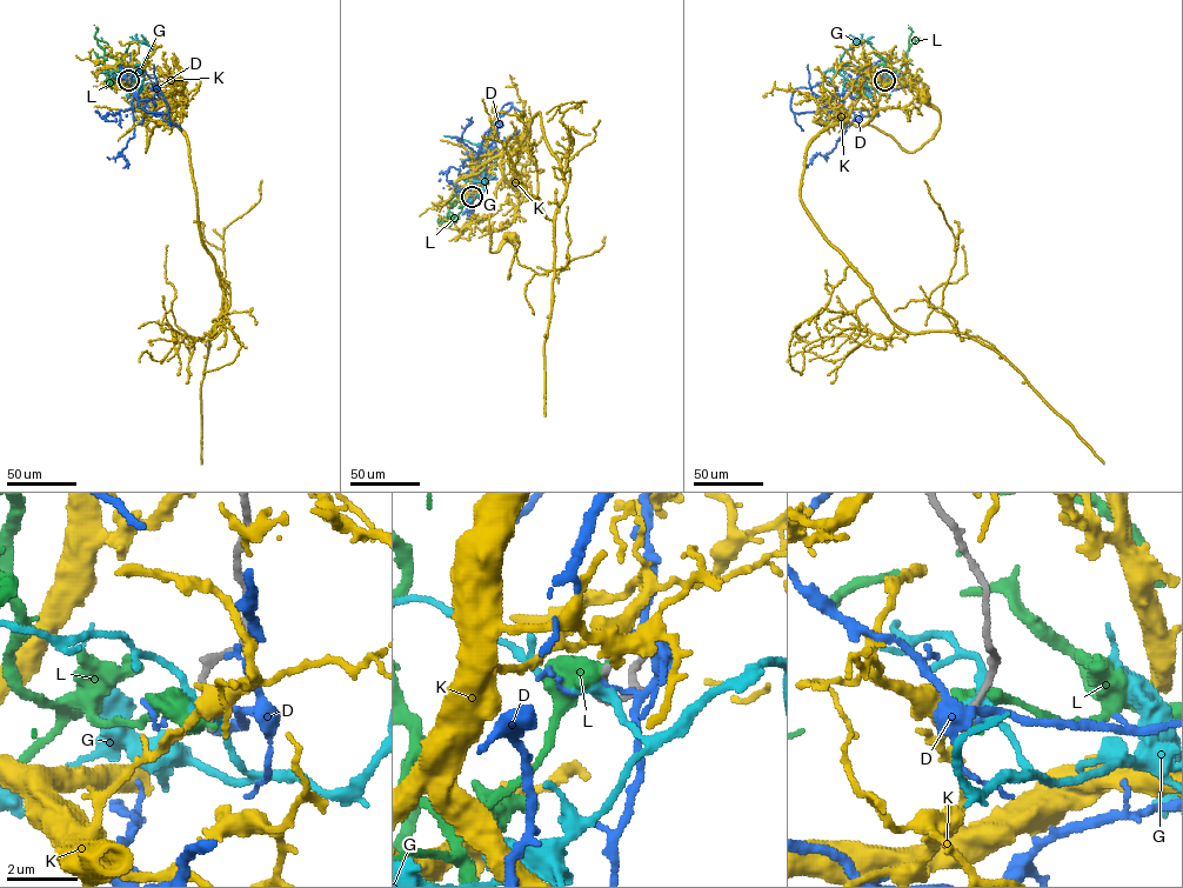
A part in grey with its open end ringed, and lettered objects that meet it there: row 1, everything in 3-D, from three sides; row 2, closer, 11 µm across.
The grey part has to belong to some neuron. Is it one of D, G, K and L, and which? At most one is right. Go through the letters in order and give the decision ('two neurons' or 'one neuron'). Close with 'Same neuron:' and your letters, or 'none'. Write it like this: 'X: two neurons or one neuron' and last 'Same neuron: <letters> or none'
D: two neurons
G: two neurons
K: two neurons
L: two neurons
Same neuron: none

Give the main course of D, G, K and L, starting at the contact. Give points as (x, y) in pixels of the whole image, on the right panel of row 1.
D: (884, 79), (863, 68), (826, 106), (799, 113), (790, 109), (797, 88), (827, 81), (837, 91)
G: (886, 79), (887, 81), (868, 88), (840, 73), (846, 49), (861, 39), (874, 37)
K: (884, 79), (868, 87), (841, 121), (875, 126), (915, 151), (941, 119), (927, 99)
L: (884, 79), (890, 79), (887, 74), (889, 69), (909, 86), (899, 72), (911, 32), (908, 25)

